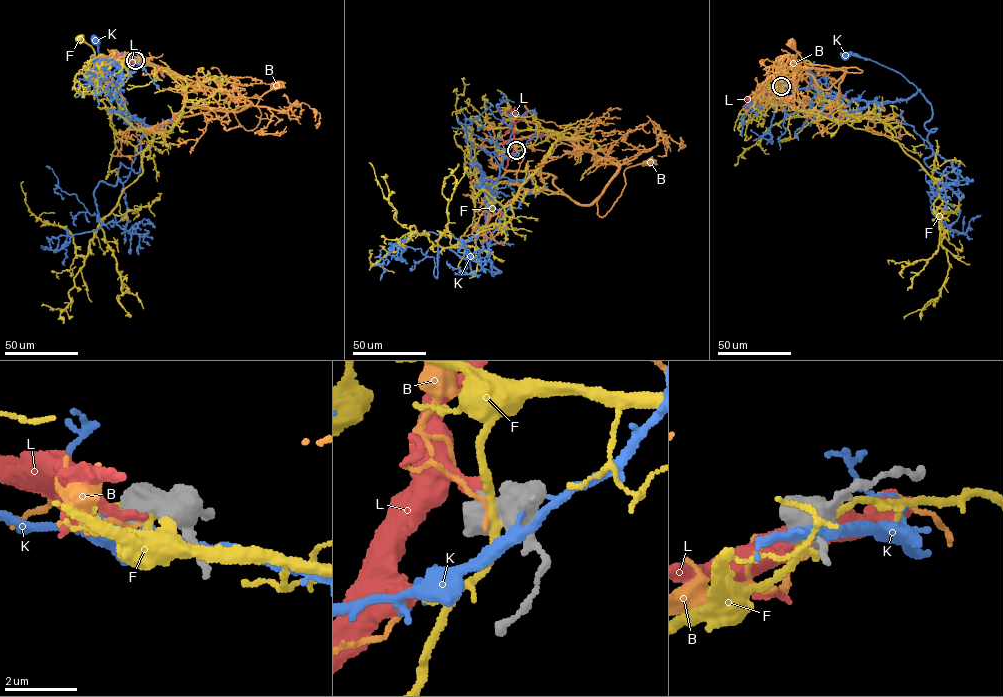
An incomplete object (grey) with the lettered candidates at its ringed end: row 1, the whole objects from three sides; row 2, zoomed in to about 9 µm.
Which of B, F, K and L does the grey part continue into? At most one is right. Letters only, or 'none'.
L

